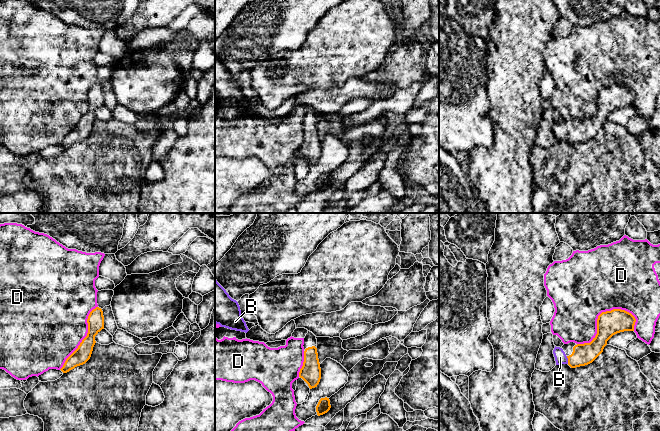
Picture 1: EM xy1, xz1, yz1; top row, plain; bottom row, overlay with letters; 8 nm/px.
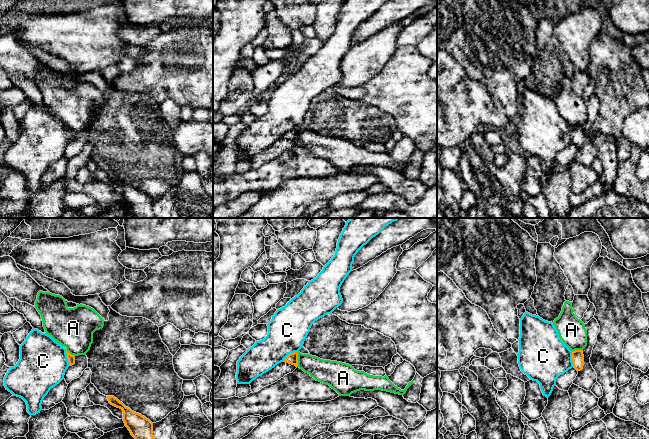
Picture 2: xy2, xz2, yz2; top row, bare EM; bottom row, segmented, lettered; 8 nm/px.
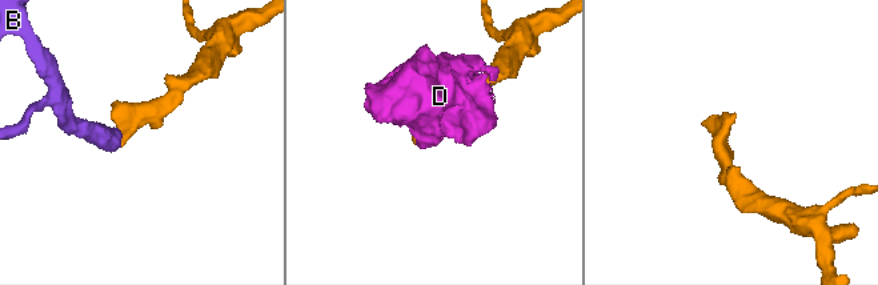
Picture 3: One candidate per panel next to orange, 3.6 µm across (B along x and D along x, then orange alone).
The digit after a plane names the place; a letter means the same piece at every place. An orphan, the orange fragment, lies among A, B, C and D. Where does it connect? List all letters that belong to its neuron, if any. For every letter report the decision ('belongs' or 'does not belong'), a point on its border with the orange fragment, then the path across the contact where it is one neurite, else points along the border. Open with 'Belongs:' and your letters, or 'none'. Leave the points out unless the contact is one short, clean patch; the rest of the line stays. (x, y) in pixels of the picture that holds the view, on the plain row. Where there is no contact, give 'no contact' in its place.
Belongs: B
A: does not belong; contact xz2 (297, 135); border xz2 (296, 128), (297, 142)
B: belongs; contact yz1 (568, 136); way yz1 (583, 130), (574, 136), (568, 136), (560, 133)
C: does not belong; contact xy2 (67, 133); border xy2 (66, 125), (66, 134), (69, 141)
D: does not belong; contact yz1 (598, 92)

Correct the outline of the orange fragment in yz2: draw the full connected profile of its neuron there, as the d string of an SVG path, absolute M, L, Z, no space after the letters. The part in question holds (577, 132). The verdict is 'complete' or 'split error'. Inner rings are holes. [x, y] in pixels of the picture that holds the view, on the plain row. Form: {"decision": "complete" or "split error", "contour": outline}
{"decision": "complete", "contour": "M575 126L572 128L572 138L573 138L573 143L577 147L581 147L584 142L584 131L583 131L583 126Z"}

